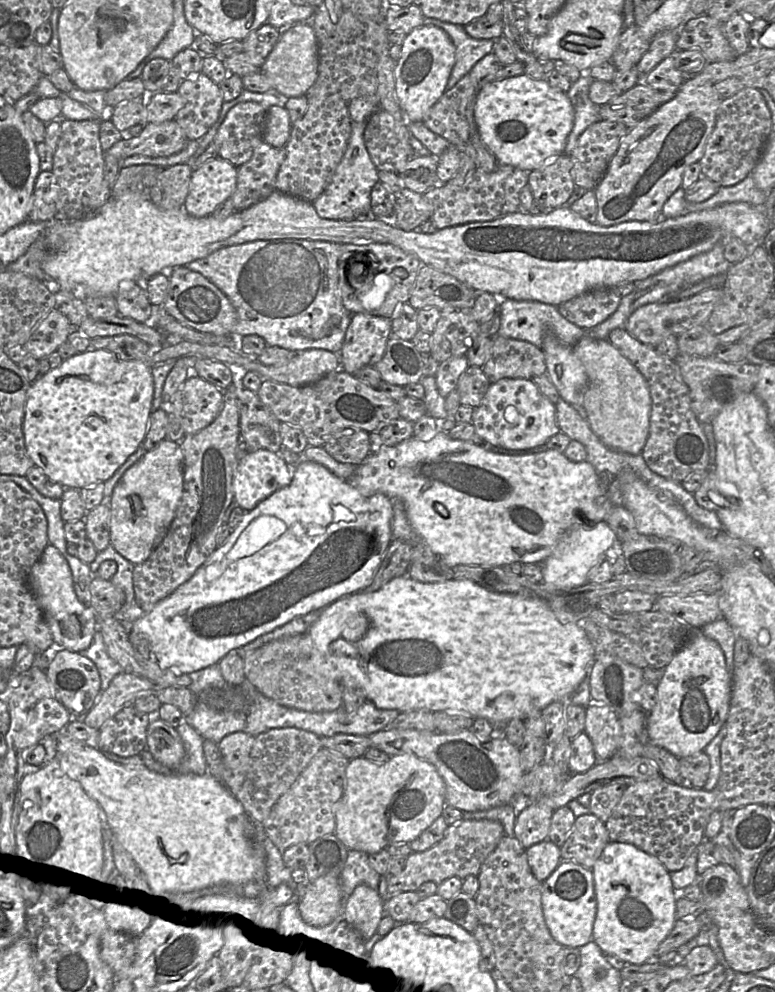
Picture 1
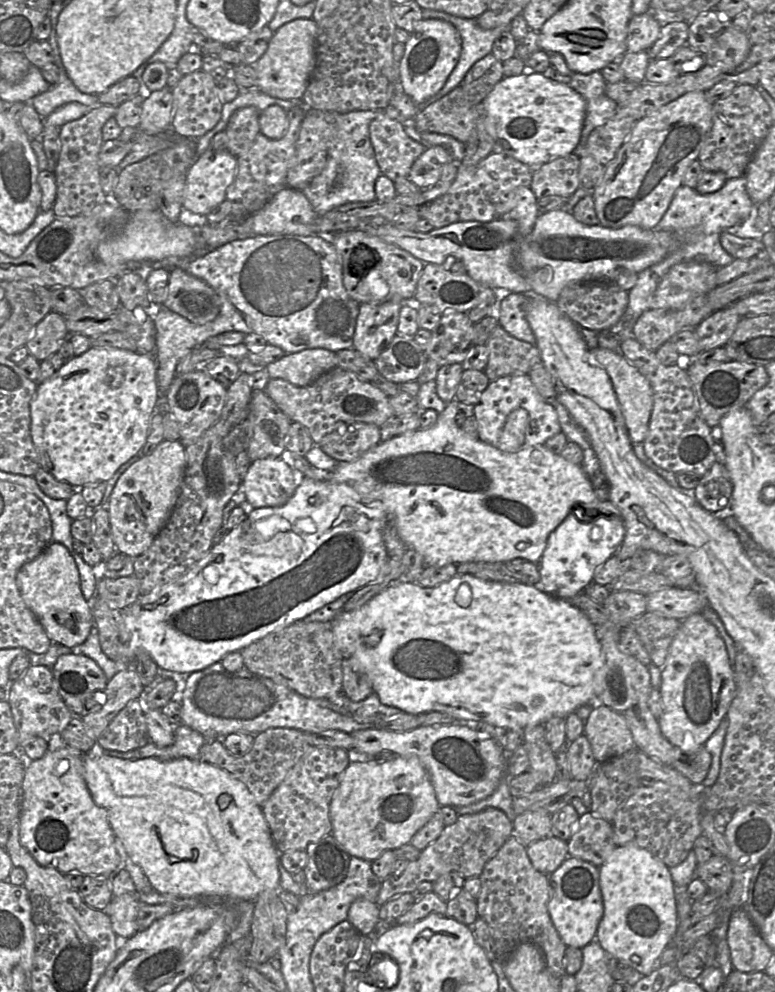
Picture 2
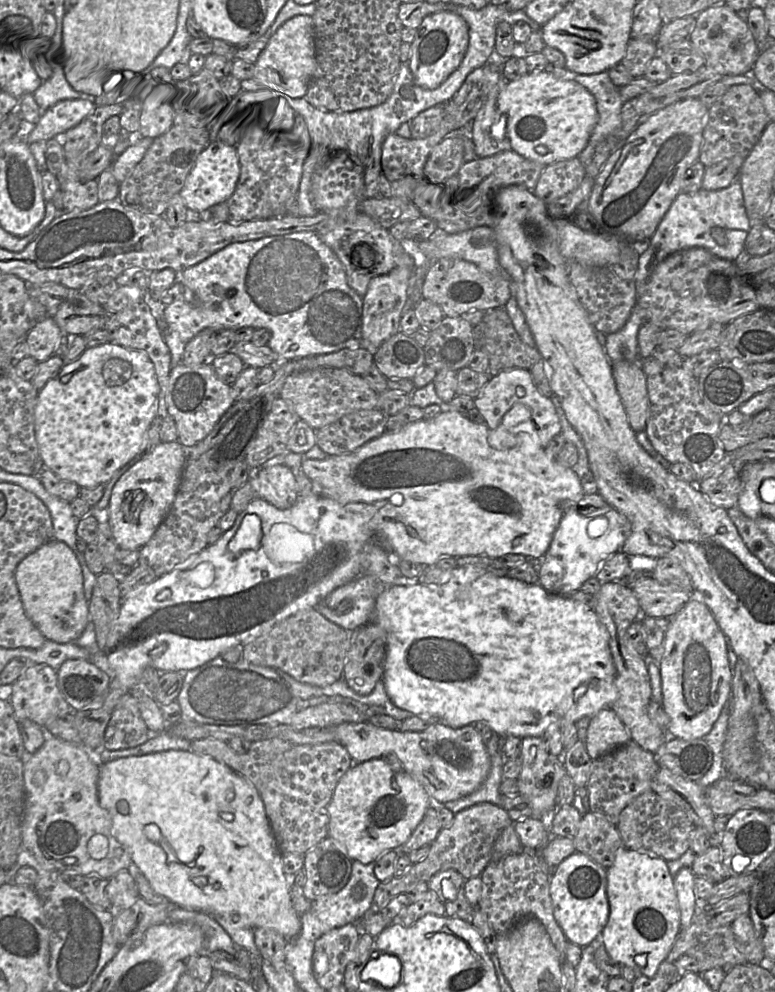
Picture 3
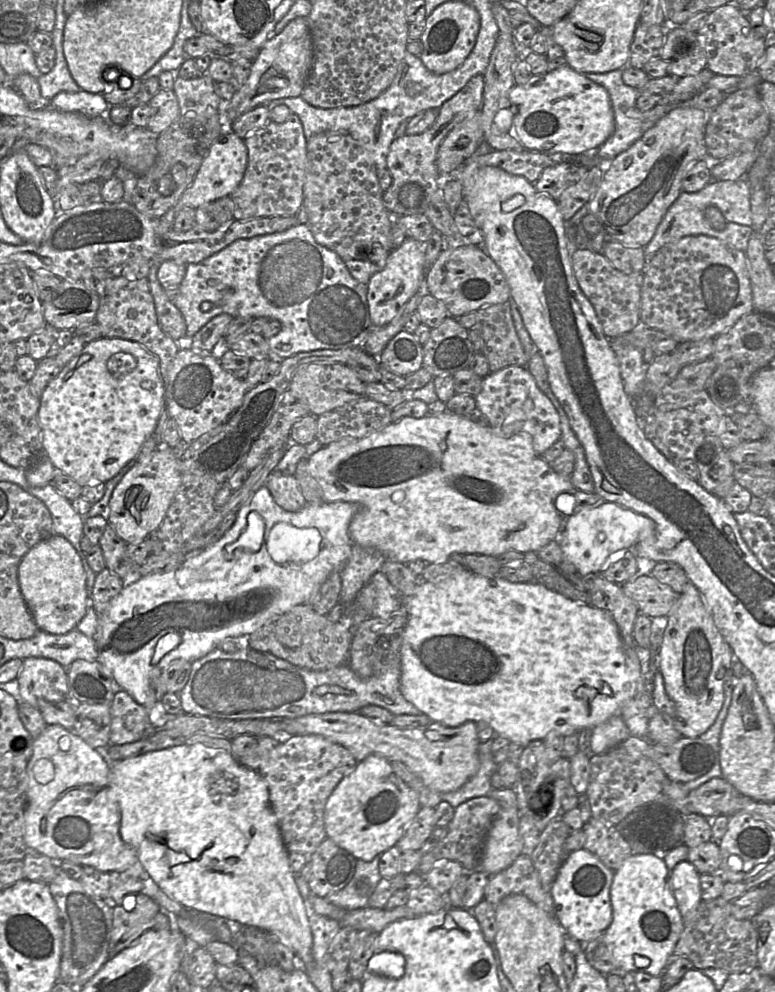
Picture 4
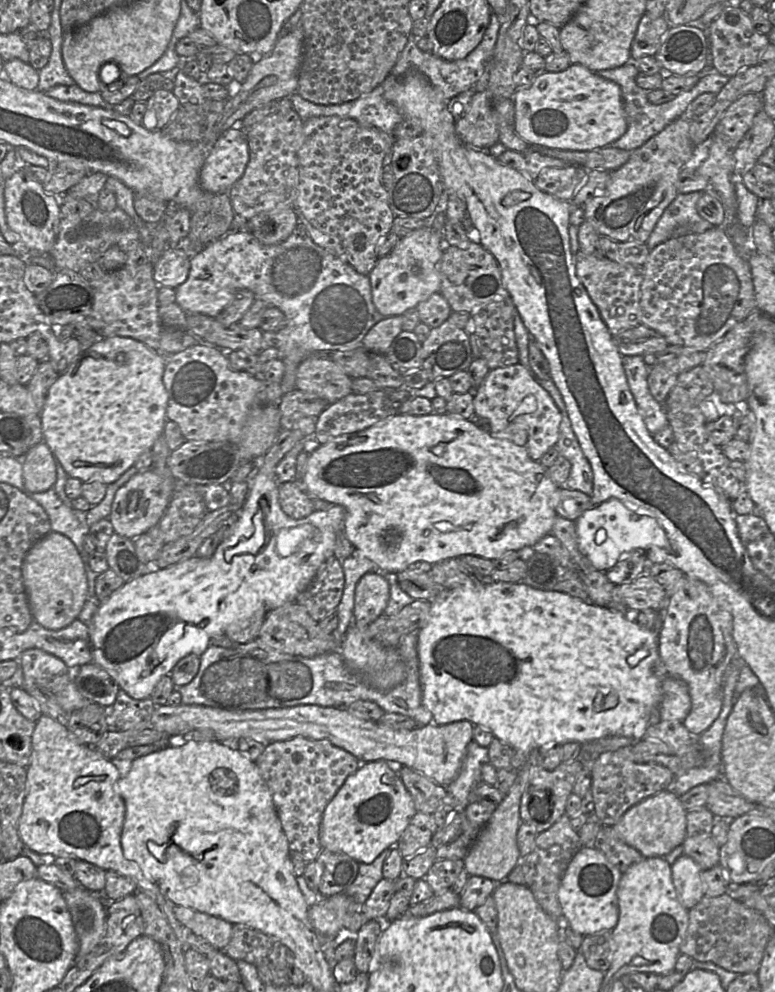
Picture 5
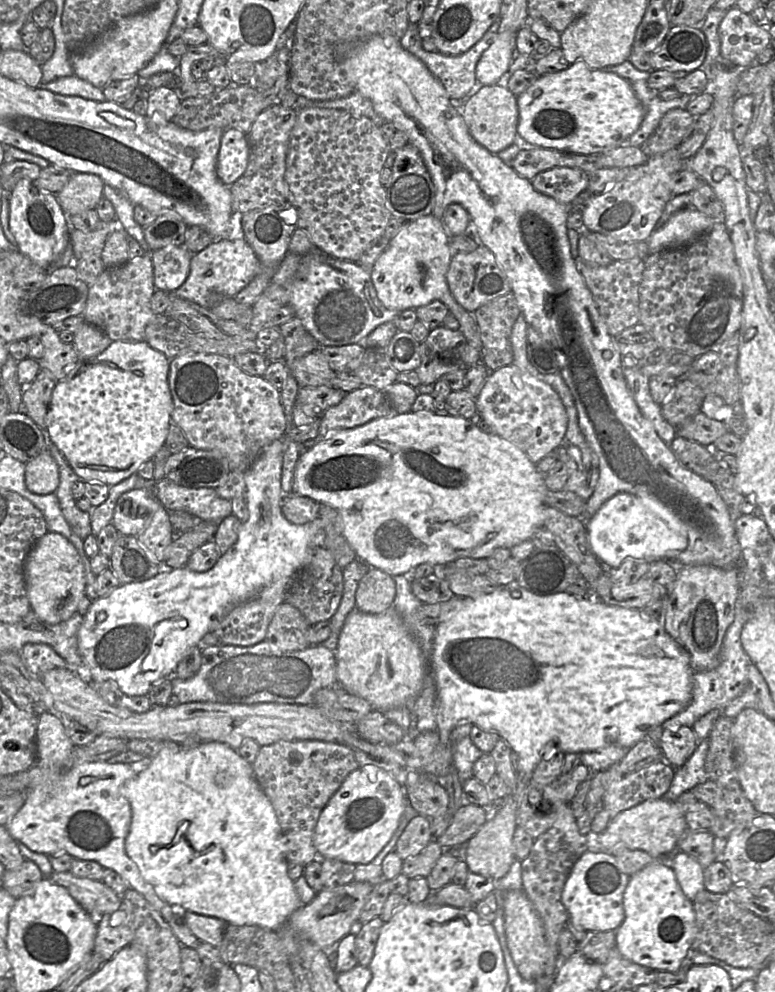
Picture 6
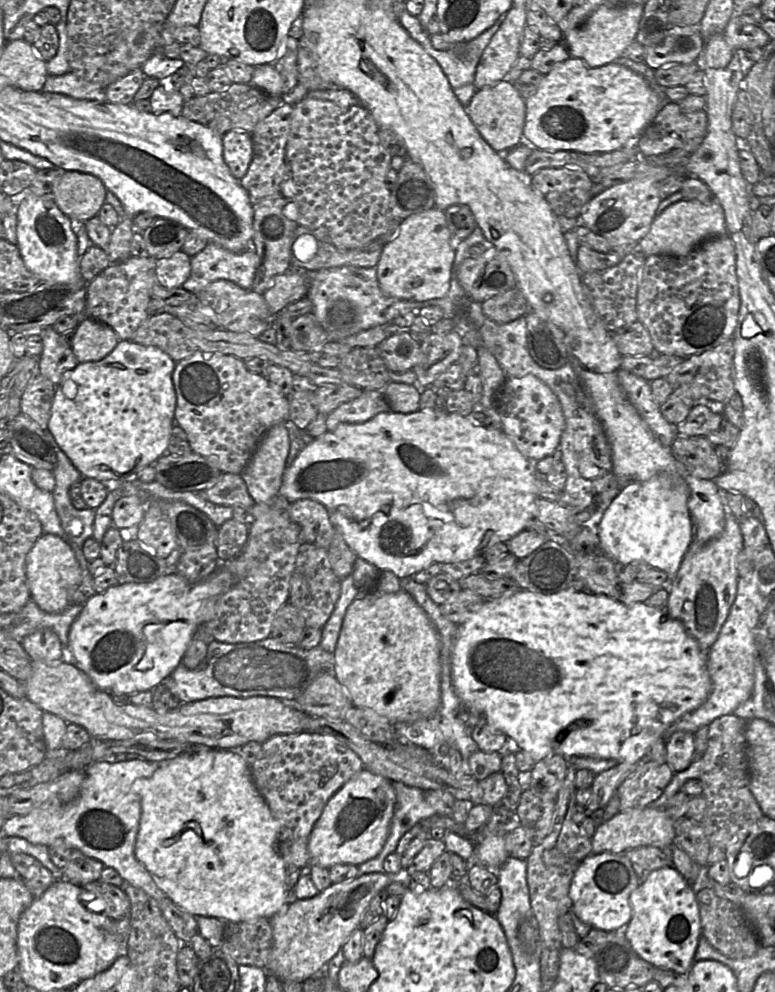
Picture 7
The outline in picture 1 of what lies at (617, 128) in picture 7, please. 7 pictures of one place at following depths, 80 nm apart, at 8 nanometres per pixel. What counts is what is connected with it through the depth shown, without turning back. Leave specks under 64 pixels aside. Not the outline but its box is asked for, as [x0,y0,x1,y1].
[474,74,574,171]

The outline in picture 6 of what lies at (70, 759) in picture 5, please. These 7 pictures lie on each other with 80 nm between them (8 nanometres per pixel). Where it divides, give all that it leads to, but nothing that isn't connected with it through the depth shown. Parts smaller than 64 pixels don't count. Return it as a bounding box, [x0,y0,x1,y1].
[6,711,176,923]

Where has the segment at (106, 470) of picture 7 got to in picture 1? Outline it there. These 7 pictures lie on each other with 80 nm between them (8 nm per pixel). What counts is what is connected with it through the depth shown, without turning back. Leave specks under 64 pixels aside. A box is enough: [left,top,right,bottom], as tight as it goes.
[23,349,154,489]

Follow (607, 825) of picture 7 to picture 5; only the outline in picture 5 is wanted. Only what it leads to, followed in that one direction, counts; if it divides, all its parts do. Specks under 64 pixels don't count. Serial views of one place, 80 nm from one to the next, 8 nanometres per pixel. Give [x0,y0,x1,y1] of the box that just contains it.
[612,790,686,858]

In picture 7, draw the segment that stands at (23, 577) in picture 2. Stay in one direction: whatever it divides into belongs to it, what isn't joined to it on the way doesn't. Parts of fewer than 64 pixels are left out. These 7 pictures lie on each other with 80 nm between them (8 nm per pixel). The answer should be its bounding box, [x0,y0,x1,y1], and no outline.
[26,534,81,614]

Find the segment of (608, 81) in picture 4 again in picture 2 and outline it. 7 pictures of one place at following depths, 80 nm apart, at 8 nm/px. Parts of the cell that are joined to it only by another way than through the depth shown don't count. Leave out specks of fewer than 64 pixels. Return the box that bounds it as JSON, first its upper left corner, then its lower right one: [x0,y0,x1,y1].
[569,71,618,157]

